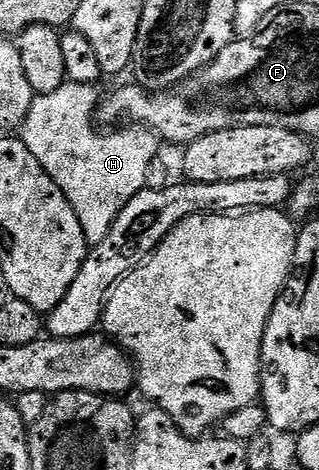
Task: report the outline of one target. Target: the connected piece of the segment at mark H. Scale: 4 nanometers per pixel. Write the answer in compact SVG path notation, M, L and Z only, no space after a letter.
M67 81L48 95L35 96L32 111L28 111L28 119L24 119L20 130L20 139L26 144L28 151L36 155L40 167L44 167L56 187L64 191L68 203L72 203L72 211L76 211L76 219L80 219L80 227L84 227L84 239L90 247L99 245L108 236L108 231L112 231L112 223L116 223L116 215L120 215L120 211L128 207L130 200L141 189L147 188L150 164L158 153L158 145L160 146L159 138L145 127L99 131L96 128L96 110L100 100L98 91L92 85Z

